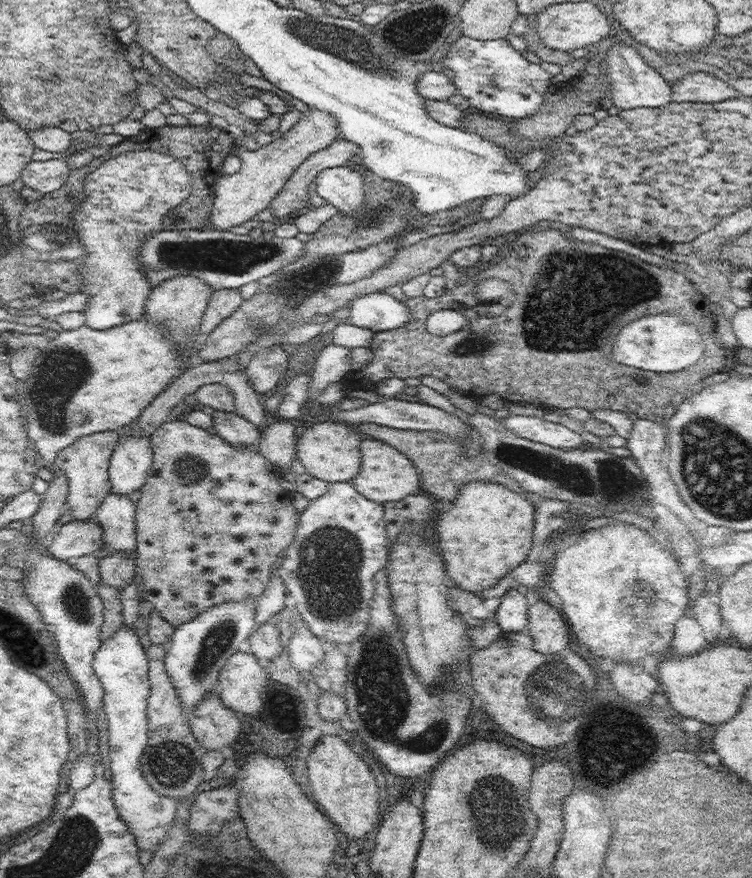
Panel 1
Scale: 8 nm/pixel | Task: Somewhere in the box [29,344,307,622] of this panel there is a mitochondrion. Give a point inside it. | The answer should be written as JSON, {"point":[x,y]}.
{"point":[65,372]}

